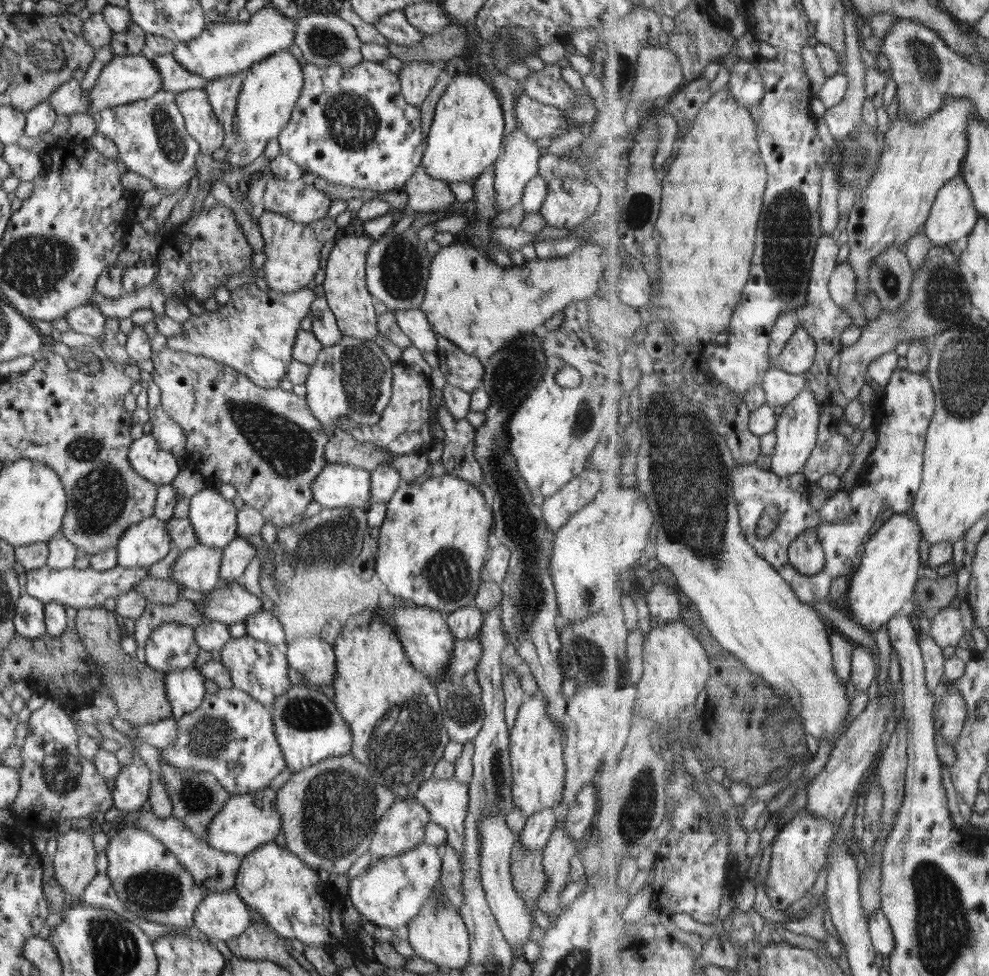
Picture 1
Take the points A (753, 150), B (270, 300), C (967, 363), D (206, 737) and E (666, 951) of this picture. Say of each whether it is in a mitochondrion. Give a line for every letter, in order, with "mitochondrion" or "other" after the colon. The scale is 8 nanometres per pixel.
A: other
B: other
C: mitochondrion
D: mitochondrion
E: other

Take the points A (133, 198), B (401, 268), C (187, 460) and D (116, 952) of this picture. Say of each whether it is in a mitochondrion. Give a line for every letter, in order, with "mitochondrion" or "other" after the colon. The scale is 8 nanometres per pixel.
A: other
B: mitochondrion
C: other
D: mitochondrion

